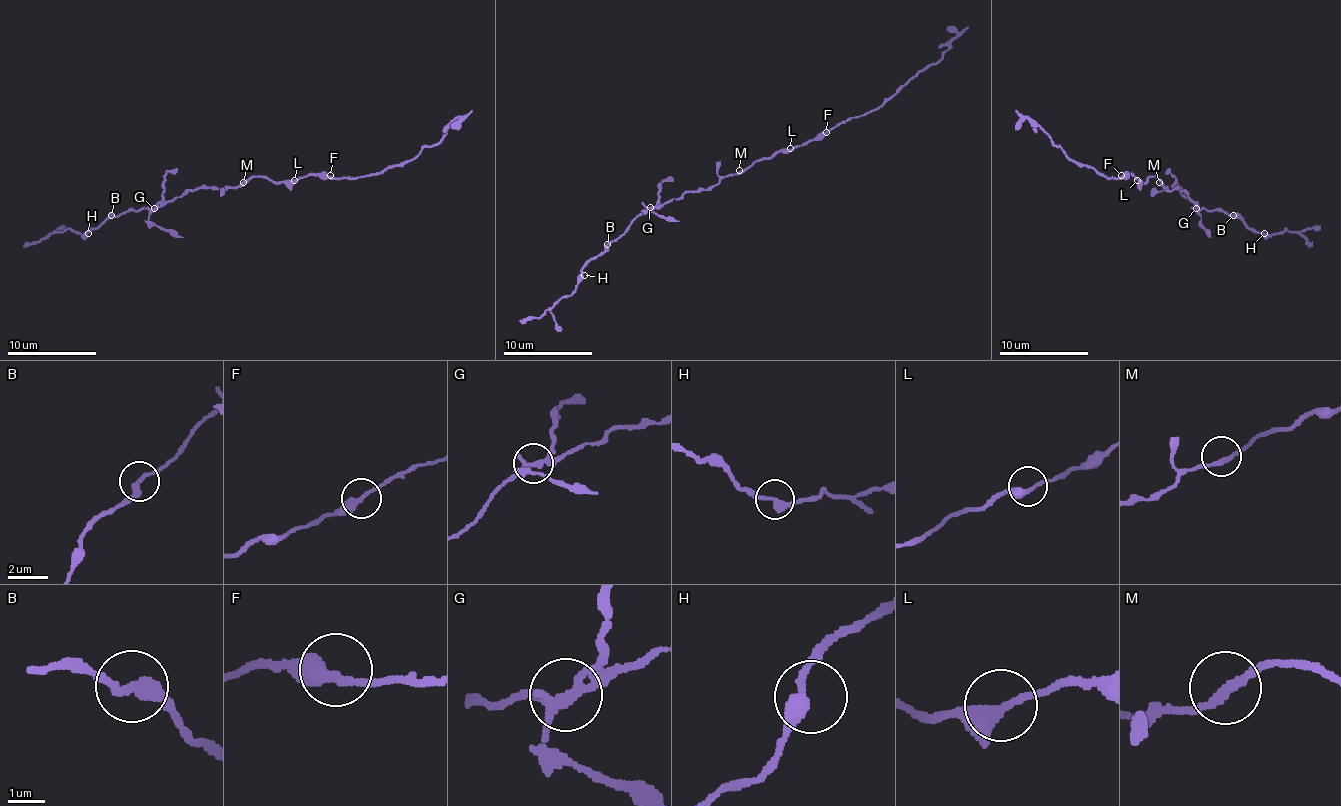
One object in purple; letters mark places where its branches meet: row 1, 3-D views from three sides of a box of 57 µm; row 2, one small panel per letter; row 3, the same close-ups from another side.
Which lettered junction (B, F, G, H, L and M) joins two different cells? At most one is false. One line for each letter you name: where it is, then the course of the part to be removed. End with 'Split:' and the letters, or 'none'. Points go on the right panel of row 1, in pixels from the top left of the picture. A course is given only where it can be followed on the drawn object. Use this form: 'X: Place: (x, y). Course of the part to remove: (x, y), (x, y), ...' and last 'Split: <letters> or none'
G: Place: (1196, 208). Course of the part to remove: (1197, 209), (1181, 193), (1168, 169)
Split: G

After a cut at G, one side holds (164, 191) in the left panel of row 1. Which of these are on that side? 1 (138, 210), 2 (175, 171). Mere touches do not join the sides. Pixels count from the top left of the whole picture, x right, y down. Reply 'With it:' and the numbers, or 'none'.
With it: 2

